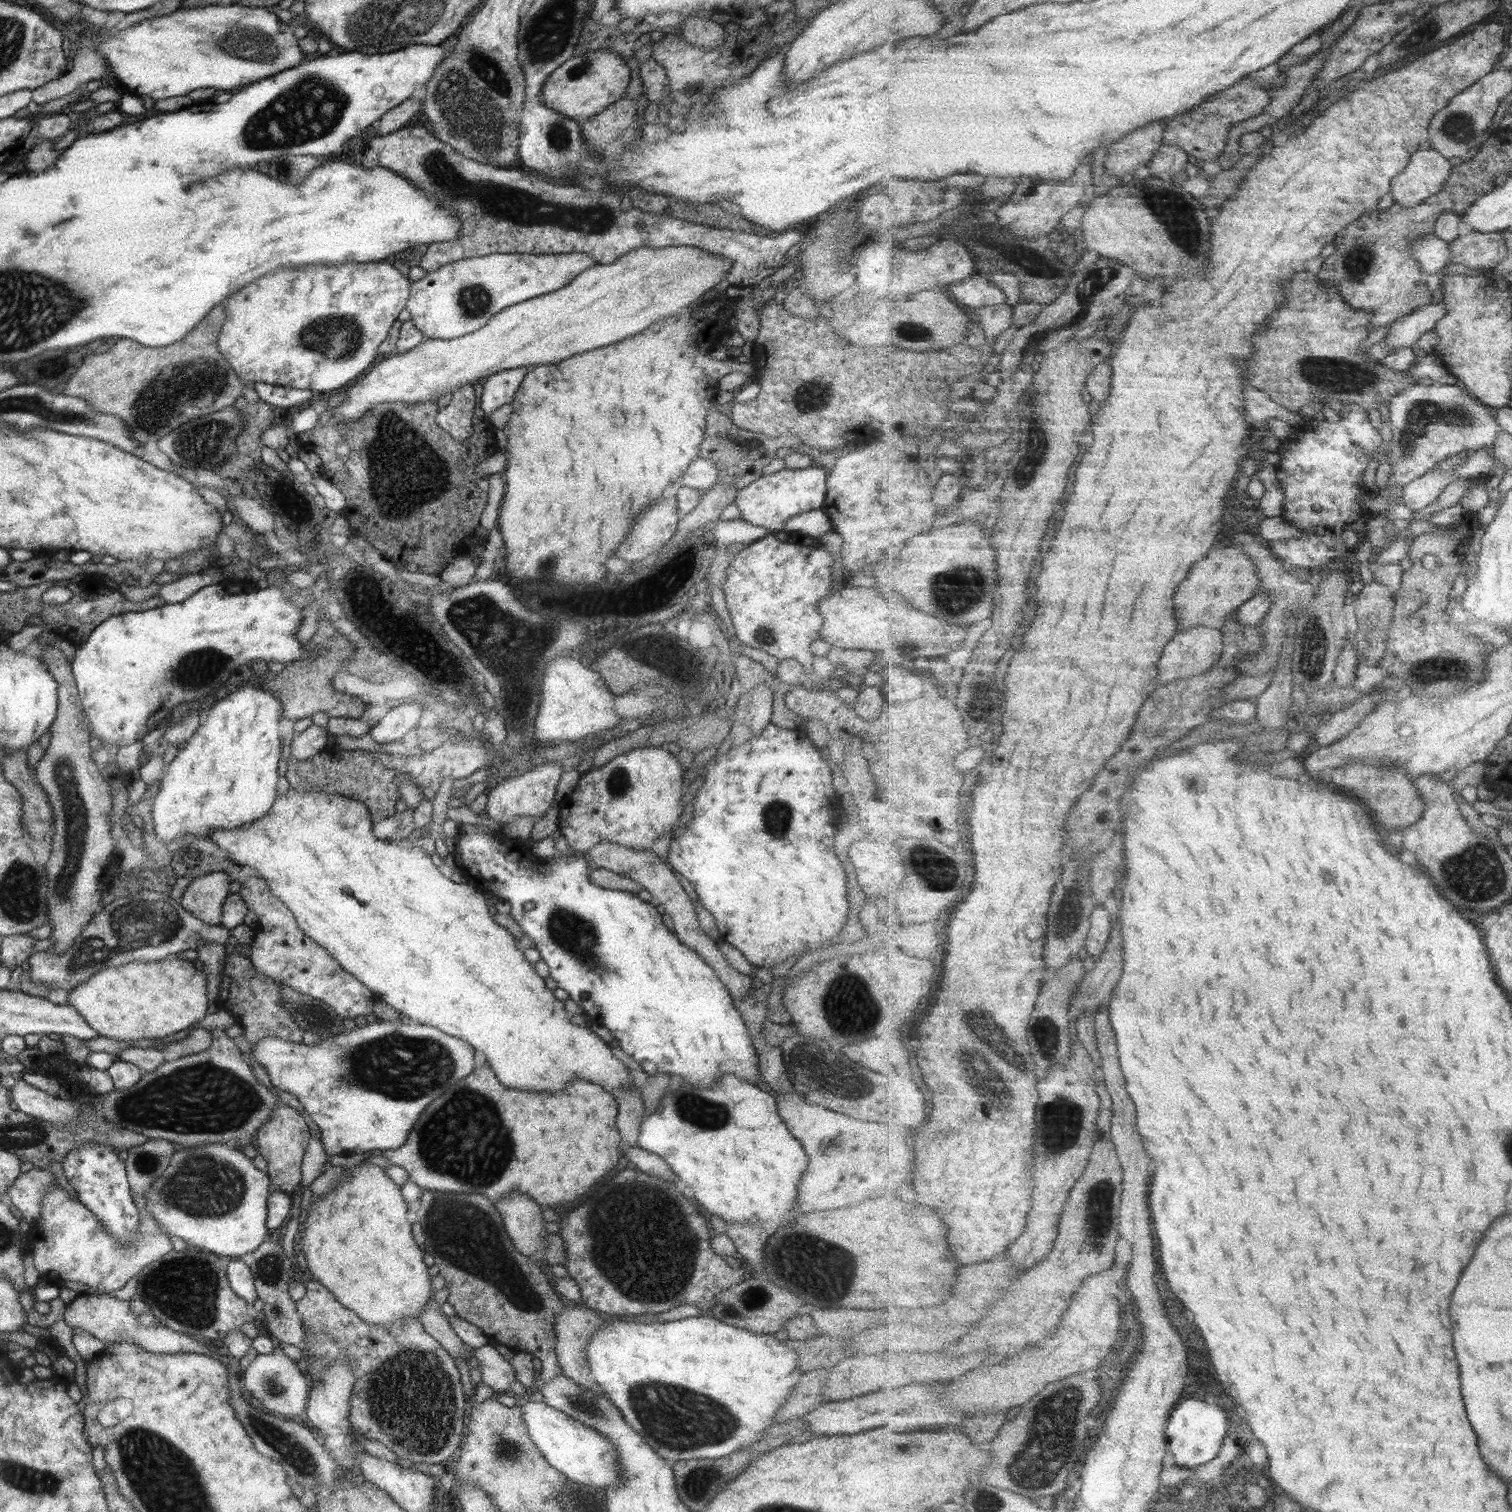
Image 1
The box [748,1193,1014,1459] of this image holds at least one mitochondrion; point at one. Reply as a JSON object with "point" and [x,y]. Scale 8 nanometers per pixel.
{"point":[811,1261]}

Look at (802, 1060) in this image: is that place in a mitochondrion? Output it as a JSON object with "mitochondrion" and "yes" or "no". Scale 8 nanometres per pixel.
{"mitochondrion":"yes"}

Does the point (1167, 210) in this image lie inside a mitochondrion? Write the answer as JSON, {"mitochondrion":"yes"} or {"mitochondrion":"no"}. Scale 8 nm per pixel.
{"mitochondrion":"yes"}

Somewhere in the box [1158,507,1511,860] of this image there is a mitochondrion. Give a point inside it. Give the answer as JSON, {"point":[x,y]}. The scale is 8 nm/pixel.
{"point":[1439,669]}

